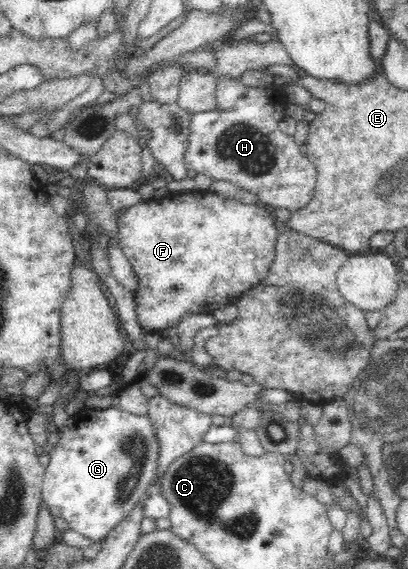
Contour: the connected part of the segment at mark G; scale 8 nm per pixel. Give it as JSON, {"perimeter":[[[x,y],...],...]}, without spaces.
{"perimeter":[[[115,404],[106,409],[84,407],[68,417],[58,435],[57,446],[51,451],[50,463],[45,467],[41,499],[48,506],[52,518],[64,519],[70,530],[93,543],[101,543],[140,501],[146,499],[158,471],[160,451],[152,420],[148,414],[134,415]]]}

